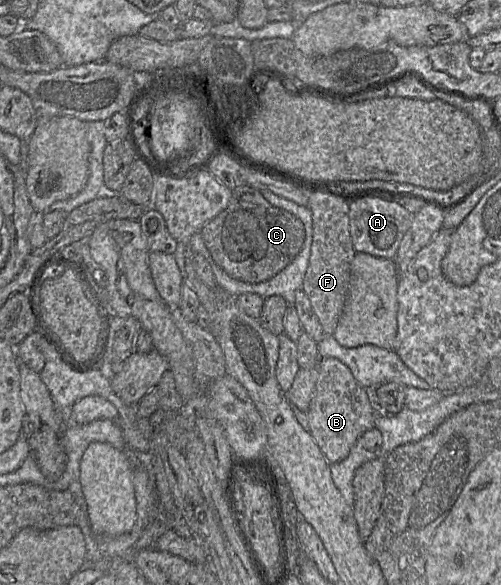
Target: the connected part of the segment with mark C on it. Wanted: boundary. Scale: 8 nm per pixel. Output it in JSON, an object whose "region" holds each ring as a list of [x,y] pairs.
{"region":[[[251,186],[232,189],[227,207],[204,225],[204,243],[216,264],[230,277],[246,283],[267,281],[299,254],[305,240],[302,221],[292,213],[272,206]]]}

